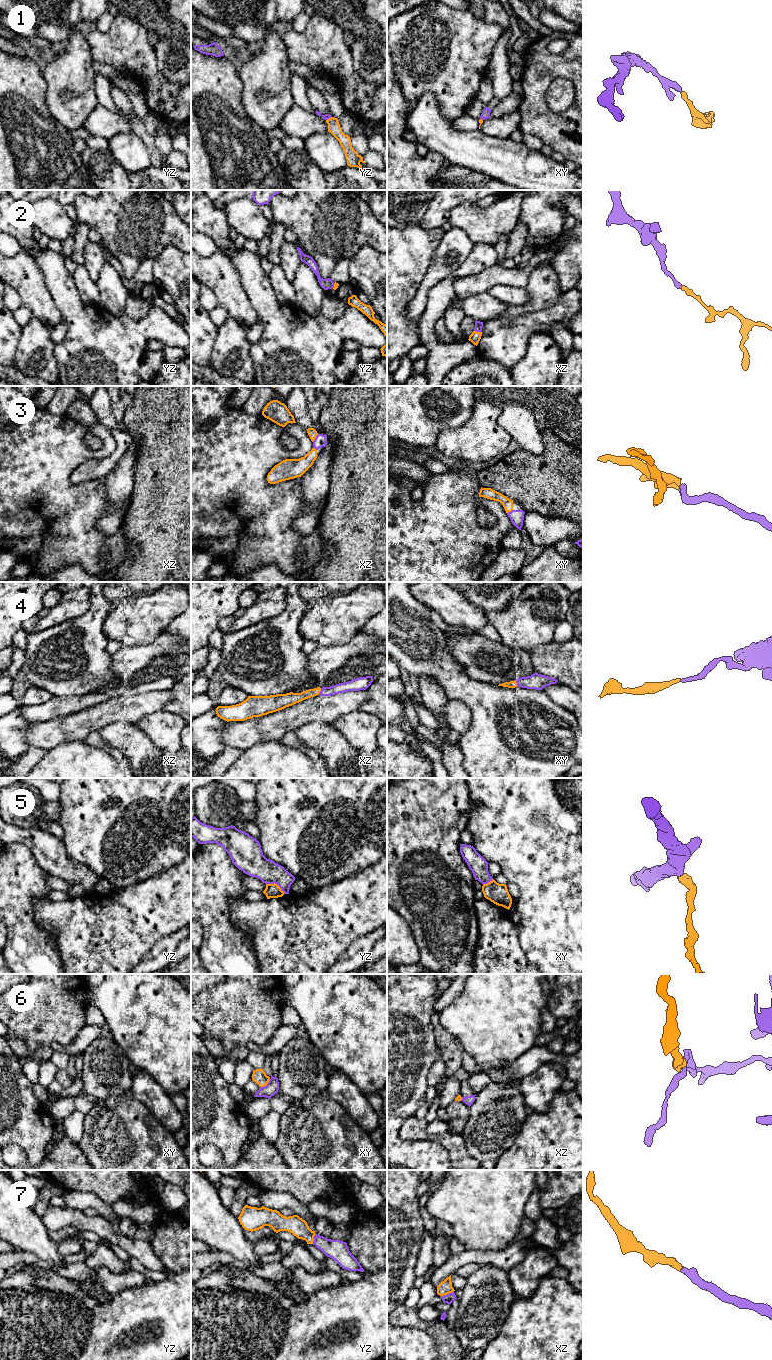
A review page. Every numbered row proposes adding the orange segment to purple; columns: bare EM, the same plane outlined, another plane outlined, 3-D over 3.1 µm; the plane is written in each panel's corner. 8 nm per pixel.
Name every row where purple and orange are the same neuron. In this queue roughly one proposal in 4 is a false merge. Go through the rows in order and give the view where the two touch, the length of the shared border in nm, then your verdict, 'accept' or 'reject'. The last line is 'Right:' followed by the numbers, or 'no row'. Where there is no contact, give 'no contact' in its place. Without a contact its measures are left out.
1: yz | 50 nm | accept
2: xz | 60 nm | accept
3: xz | 80 nm | accept
4: xz | 50 nm | accept
5: yz | 180 nm | accept
6: xy | 110 nm | reject
7: xz | 110 nm | accept
Right: 1, 2, 3, 4, 5, 7

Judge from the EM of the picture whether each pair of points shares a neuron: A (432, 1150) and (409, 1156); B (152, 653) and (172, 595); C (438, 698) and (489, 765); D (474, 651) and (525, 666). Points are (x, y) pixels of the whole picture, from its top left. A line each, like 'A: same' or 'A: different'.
A: same
B: different
C: different
D: same

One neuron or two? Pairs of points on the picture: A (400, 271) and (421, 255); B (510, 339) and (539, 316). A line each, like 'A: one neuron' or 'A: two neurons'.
A: one neuron
B: one neuron

